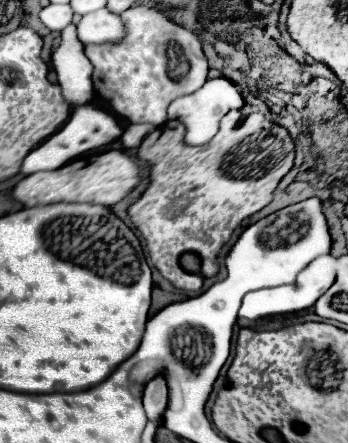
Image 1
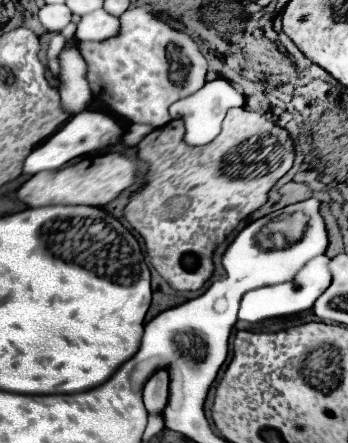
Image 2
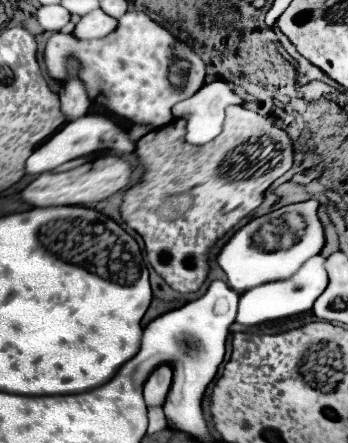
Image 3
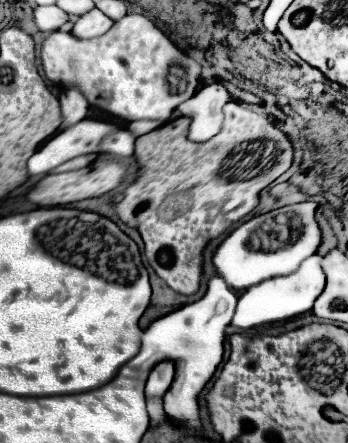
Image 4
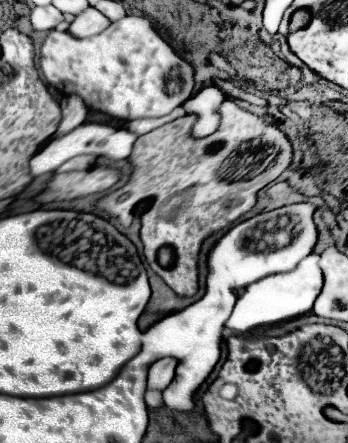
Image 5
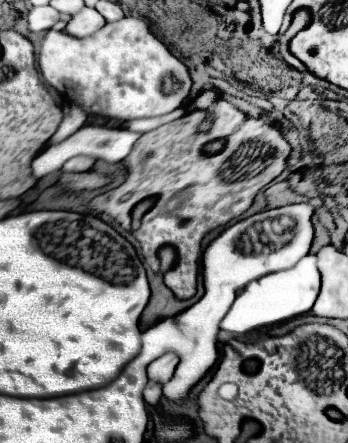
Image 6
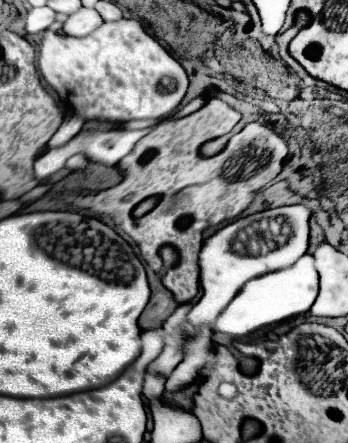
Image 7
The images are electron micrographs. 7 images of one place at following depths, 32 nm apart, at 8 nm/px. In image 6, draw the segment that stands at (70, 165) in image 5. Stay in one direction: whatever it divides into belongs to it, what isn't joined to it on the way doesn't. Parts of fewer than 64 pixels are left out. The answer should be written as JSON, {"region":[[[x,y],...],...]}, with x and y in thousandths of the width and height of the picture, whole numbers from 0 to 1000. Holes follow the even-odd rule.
{"region":[[[218,352],[218,357],[201,357],[190,370],[184,370],[184,388],[247,388],[259,384],[270,366],[259,357],[241,357],[241,352]]]}

